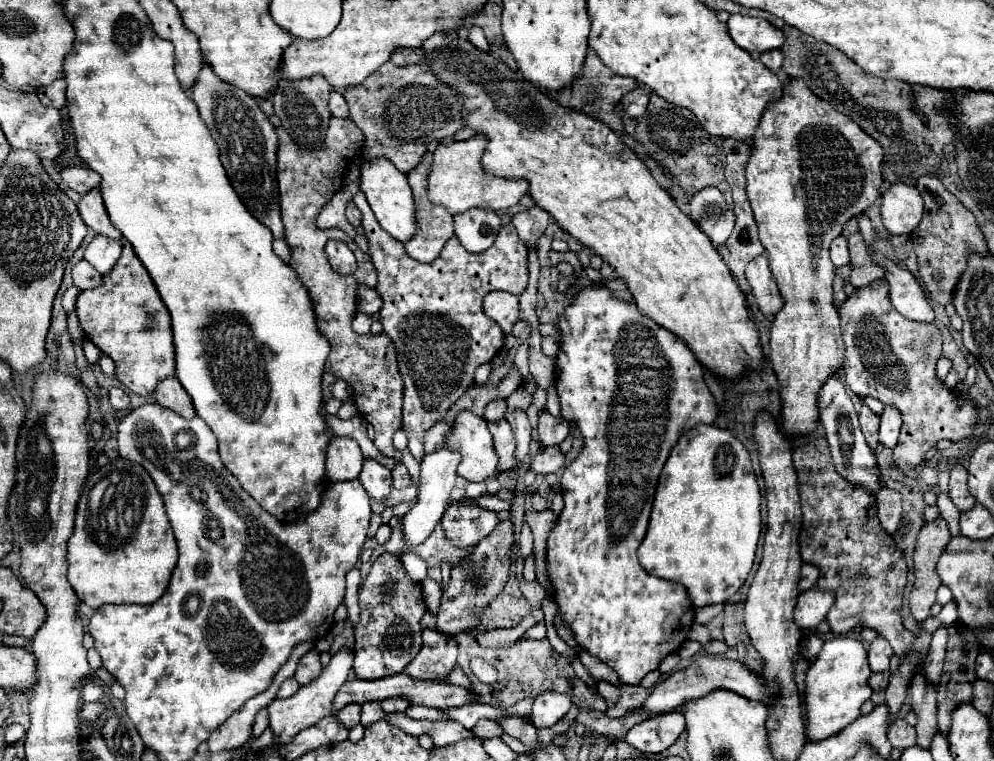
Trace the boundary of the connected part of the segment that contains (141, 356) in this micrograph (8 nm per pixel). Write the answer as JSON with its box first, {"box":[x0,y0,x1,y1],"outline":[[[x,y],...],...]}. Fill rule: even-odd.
{"box":[75,241,175,397],"outline":[[[127,241],[123,243],[123,253],[117,265],[103,277],[103,285],[79,293],[75,313],[87,339],[117,363],[117,379],[129,391],[149,397],[159,381],[175,375],[171,315],[163,305],[151,277],[147,277],[147,269],[143,269],[143,263],[135,257],[135,251],[127,245]]]}

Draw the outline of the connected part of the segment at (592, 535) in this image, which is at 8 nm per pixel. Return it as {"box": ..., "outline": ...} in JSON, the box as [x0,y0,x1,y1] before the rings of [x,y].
{"box":[547,287,719,685],"outline":[[[591,287],[591,289],[583,289],[575,301],[565,309],[565,313],[559,317],[557,321],[559,329],[561,329],[561,347],[559,347],[559,355],[557,355],[557,391],[559,391],[559,399],[561,399],[561,415],[567,421],[575,421],[577,429],[583,433],[585,437],[585,445],[583,451],[577,455],[577,459],[565,469],[563,477],[561,477],[561,495],[565,499],[565,509],[561,511],[553,531],[549,533],[547,539],[547,573],[549,573],[549,581],[551,581],[551,599],[557,603],[559,615],[563,619],[563,625],[567,629],[571,629],[575,641],[579,647],[583,647],[585,651],[589,651],[593,657],[597,657],[599,661],[603,661],[605,665],[609,665],[617,675],[621,683],[629,683],[629,685],[639,685],[641,679],[659,667],[661,659],[679,649],[683,641],[687,641],[687,633],[691,623],[693,623],[693,607],[691,601],[687,597],[687,591],[683,585],[679,583],[671,583],[665,579],[657,579],[653,575],[649,575],[637,561],[637,545],[643,541],[645,533],[647,533],[647,523],[649,523],[649,513],[651,513],[651,505],[653,505],[653,495],[655,495],[655,487],[657,487],[657,477],[673,449],[673,445],[677,443],[679,435],[699,423],[705,425],[713,425],[715,419],[719,417],[719,407],[715,397],[711,395],[711,391],[707,389],[705,381],[703,381],[703,367],[697,361],[697,357],[691,353],[691,349],[671,331],[663,329],[661,325],[657,325],[653,319],[645,317],[629,291],[607,291],[605,287]]]}

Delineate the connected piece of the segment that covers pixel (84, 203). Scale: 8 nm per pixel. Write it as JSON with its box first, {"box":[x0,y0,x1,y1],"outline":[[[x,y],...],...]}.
{"box":[77,189,123,241],"outline":[[[93,189],[91,193],[81,195],[81,201],[77,203],[77,209],[79,209],[79,215],[81,215],[83,223],[89,229],[93,229],[95,233],[111,237],[111,239],[117,239],[117,241],[123,239],[121,233],[109,221],[109,215],[107,215],[107,209],[103,205],[99,189]]]}

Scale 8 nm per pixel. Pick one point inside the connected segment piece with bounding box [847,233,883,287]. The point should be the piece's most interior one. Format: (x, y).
(863, 271)

